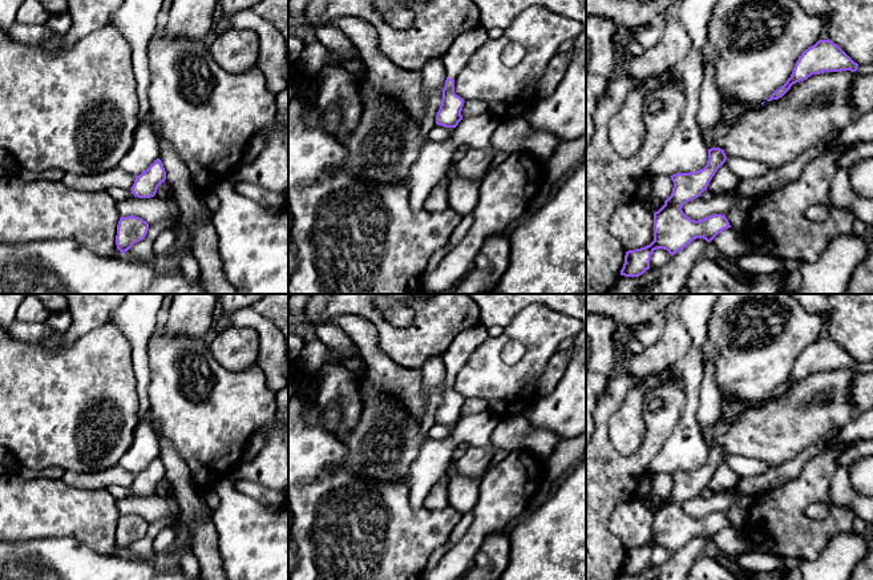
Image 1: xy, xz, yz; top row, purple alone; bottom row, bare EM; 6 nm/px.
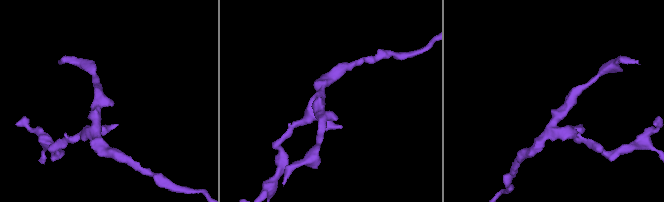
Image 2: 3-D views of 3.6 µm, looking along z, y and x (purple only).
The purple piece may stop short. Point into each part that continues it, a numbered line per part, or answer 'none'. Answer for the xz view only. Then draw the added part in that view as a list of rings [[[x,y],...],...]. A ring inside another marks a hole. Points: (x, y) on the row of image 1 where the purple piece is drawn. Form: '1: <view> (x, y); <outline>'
1: xz (465, 45); [[[482,27],[460,35],[442,56],[445,74],[456,78],[469,59],[489,40],[488,31]]]

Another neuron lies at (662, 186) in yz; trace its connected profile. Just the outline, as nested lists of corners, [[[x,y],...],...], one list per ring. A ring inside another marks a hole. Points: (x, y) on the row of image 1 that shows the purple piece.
[[[658,176],[652,180],[651,197],[648,200],[635,198],[647,210],[654,209],[656,204],[664,202],[672,193],[674,182],[670,176]]]

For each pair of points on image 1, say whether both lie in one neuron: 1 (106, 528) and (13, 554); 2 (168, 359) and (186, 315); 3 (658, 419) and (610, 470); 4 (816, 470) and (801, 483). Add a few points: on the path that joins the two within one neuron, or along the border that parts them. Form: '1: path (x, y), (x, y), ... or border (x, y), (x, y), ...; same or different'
1: border (39, 538), (75, 538), (98, 552); different
2: border (162, 330), (168, 335), (201, 338); different
3: path (655, 436), (651, 446), (627, 470); same
4: path (812, 474), (805, 480); same

